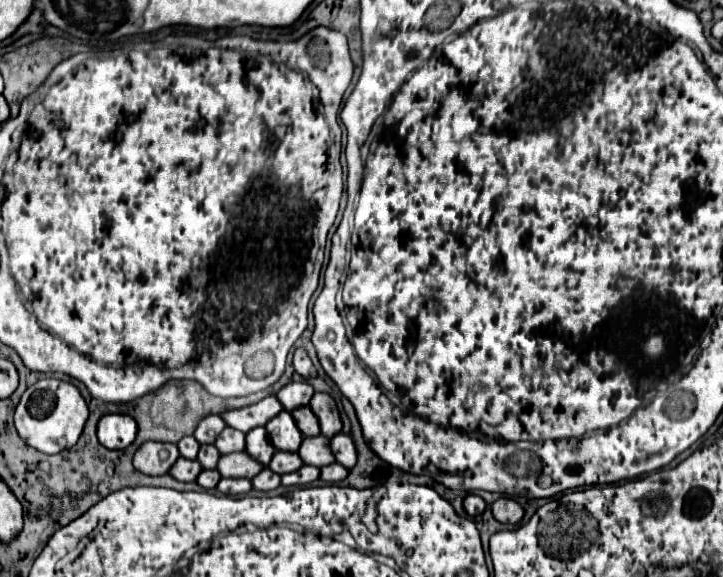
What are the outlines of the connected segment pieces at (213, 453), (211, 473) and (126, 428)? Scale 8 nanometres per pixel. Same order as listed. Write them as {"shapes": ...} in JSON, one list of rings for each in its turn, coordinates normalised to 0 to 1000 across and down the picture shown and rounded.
{"shapes":[[[[278,773],[278,780],[275,780],[275,790],[272,790],[272,797],[281,804],[281,811],[297,811],[300,808],[300,797],[303,797],[303,780],[297,776],[297,773]]],[[[281,815],[275,821],[275,828],[272,828],[272,839],[281,842],[281,846],[286,846],[286,849],[292,849],[292,846],[300,842],[303,832],[306,832],[306,821],[300,815]]],[[[148,718],[137,728],[134,742],[137,766],[151,780],[170,780],[184,769],[189,756],[189,735],[173,718]]]]}

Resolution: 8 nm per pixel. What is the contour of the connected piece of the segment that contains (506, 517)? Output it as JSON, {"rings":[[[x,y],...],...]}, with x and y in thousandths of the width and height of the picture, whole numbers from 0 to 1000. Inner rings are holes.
{"rings":[[[690,863],[679,873],[682,898],[696,908],[715,908],[723,898],[723,880],[710,863]]]}

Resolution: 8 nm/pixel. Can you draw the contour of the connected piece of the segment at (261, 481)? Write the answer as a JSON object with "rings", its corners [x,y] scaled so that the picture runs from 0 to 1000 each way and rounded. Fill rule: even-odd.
{"rings":[[[364,811],[364,818],[358,818],[358,825],[353,825],[347,835],[350,835],[353,849],[372,853],[372,849],[380,849],[389,839],[389,825],[375,818],[372,811]]]}

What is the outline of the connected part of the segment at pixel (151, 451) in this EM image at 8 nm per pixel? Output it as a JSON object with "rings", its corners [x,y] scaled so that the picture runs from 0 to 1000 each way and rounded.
{"rings":[[[201,766],[184,794],[184,804],[192,818],[203,825],[223,825],[237,815],[242,797],[248,794],[245,769],[228,766]]]}

